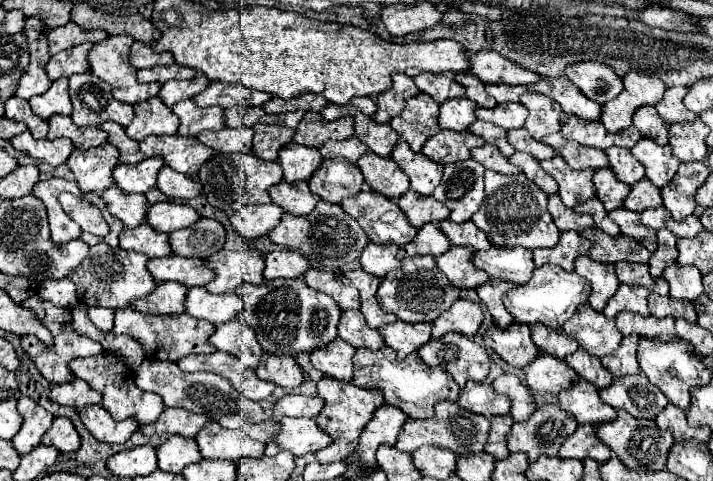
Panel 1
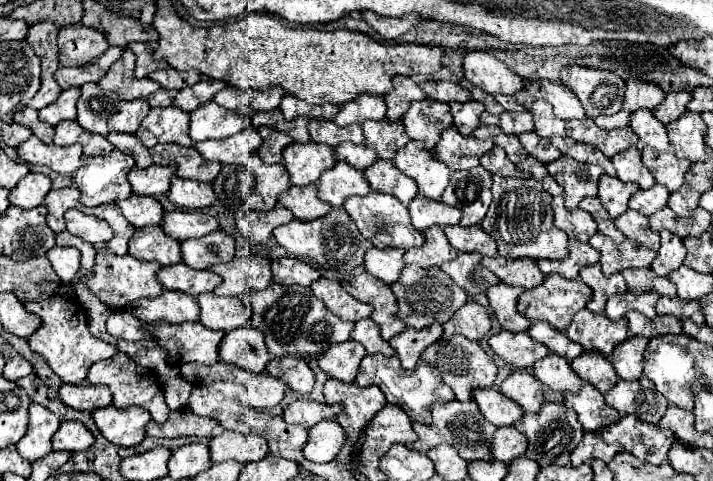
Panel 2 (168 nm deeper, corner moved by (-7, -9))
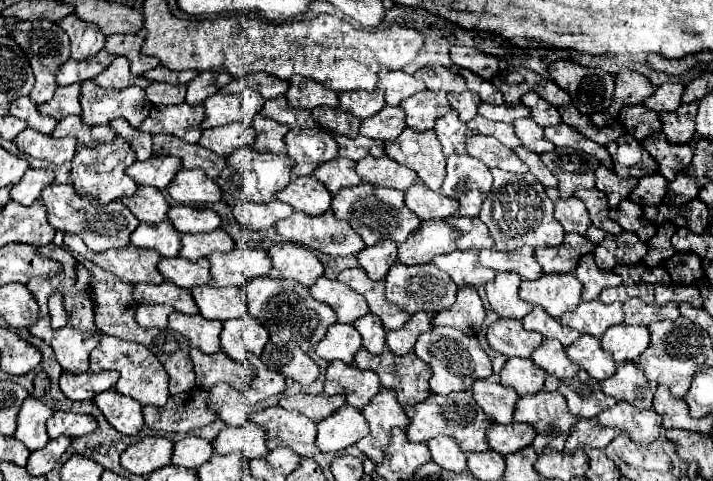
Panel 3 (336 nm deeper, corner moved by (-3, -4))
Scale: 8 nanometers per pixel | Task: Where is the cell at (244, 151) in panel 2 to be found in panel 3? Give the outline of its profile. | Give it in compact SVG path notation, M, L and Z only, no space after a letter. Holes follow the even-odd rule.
M231 123L227 127L205 129L199 143L201 147L207 147L221 157L229 157L235 149L251 145L253 139L255 139L253 127L243 127L243 123Z

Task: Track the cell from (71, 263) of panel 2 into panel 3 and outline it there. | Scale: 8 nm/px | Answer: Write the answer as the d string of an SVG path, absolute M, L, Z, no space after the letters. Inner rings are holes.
M55 243L39 247L39 253L43 257L59 261L63 265L63 273L57 275L55 279L35 279L35 281L27 283L27 289L31 291L31 295L39 303L39 321L29 327L29 333L43 339L47 345L53 347L55 359L63 367L63 371L85 373L89 369L89 353L99 345L99 333L97 333L97 327L93 323L93 299L91 299L91 291L89 291L91 277L89 277L87 269L83 265L79 265L67 249L57 247ZM55 291L59 291L63 295L63 303L65 303L67 315L69 315L67 325L61 327L61 329L51 327L51 319L49 319L49 313L47 313L47 301Z

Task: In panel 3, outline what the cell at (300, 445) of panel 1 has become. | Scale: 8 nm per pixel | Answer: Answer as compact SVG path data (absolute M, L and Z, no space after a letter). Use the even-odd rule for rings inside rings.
M343 405L335 415L317 423L317 447L323 453L335 453L349 445L355 445L361 437L369 433L367 421L363 419L361 411L355 407Z

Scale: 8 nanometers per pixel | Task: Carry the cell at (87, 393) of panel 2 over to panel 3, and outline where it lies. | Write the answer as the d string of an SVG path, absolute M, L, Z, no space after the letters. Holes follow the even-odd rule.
M103 371L103 373L63 373L59 379L59 387L71 401L91 401L95 395L109 391L115 387L119 375L115 371Z

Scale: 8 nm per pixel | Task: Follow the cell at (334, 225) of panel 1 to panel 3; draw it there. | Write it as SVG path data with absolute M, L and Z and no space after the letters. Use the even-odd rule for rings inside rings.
M333 211L317 217L293 213L291 217L277 223L277 233L285 241L321 251L331 257L357 255L365 247L363 239L359 239L349 223L335 219Z

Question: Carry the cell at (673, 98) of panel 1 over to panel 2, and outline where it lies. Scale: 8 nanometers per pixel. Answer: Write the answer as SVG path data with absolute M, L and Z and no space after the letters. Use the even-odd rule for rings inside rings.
M669 92L665 96L665 100L653 110L653 114L663 124L669 124L669 122L677 120L687 110L687 102L689 100L691 100L691 94L689 92Z

